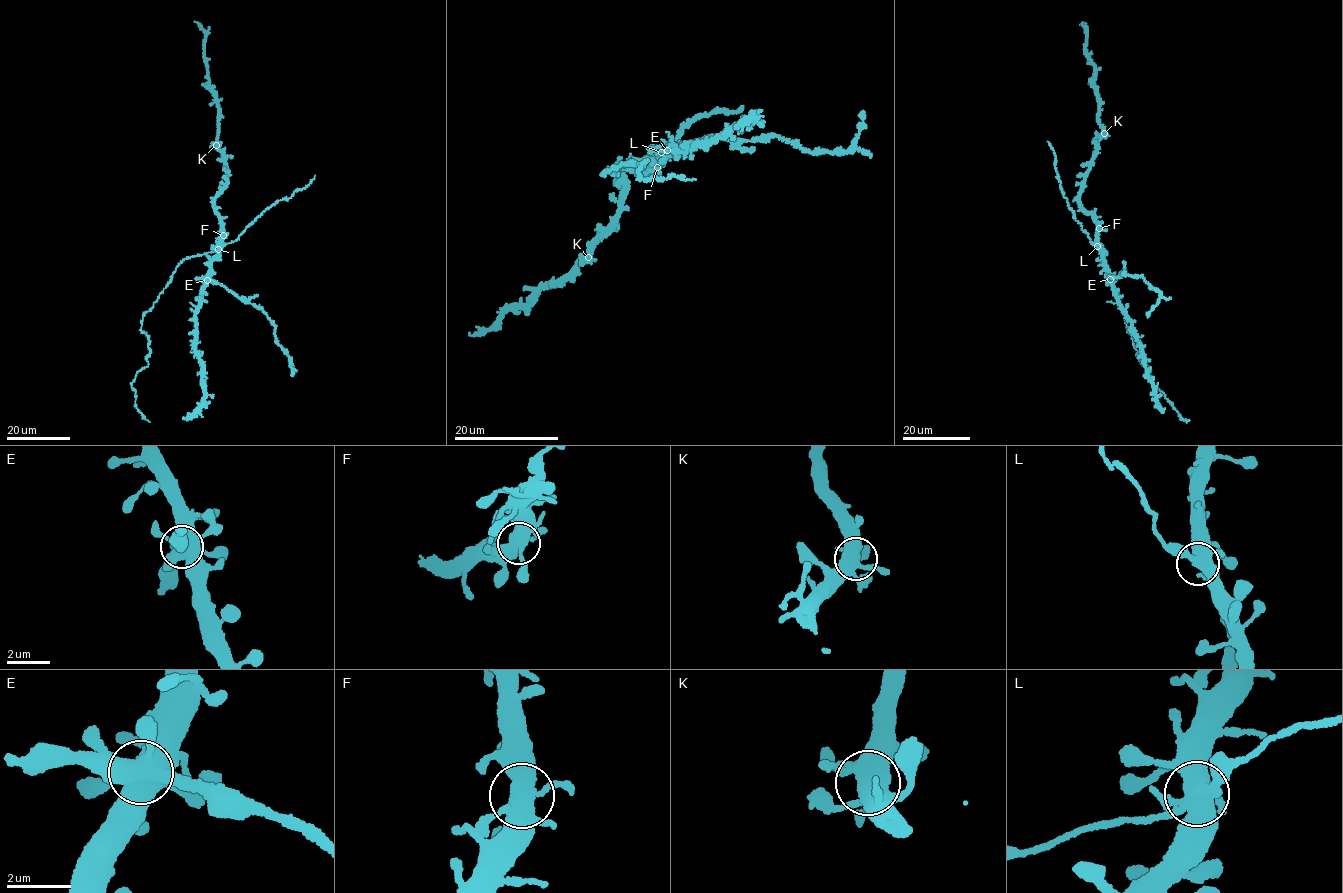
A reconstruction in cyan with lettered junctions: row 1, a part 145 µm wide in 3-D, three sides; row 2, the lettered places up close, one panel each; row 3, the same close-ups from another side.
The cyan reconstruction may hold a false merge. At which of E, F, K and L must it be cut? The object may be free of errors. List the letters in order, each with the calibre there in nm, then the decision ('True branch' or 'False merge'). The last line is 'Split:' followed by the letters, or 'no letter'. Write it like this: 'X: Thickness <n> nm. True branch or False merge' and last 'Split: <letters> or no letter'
E: Thickness 600 nm. False merge
F: Thickness 500 nm. True branch
K: Thickness 550 nm. True branch
L: Thickness 480 nm. True branch
Split: E

